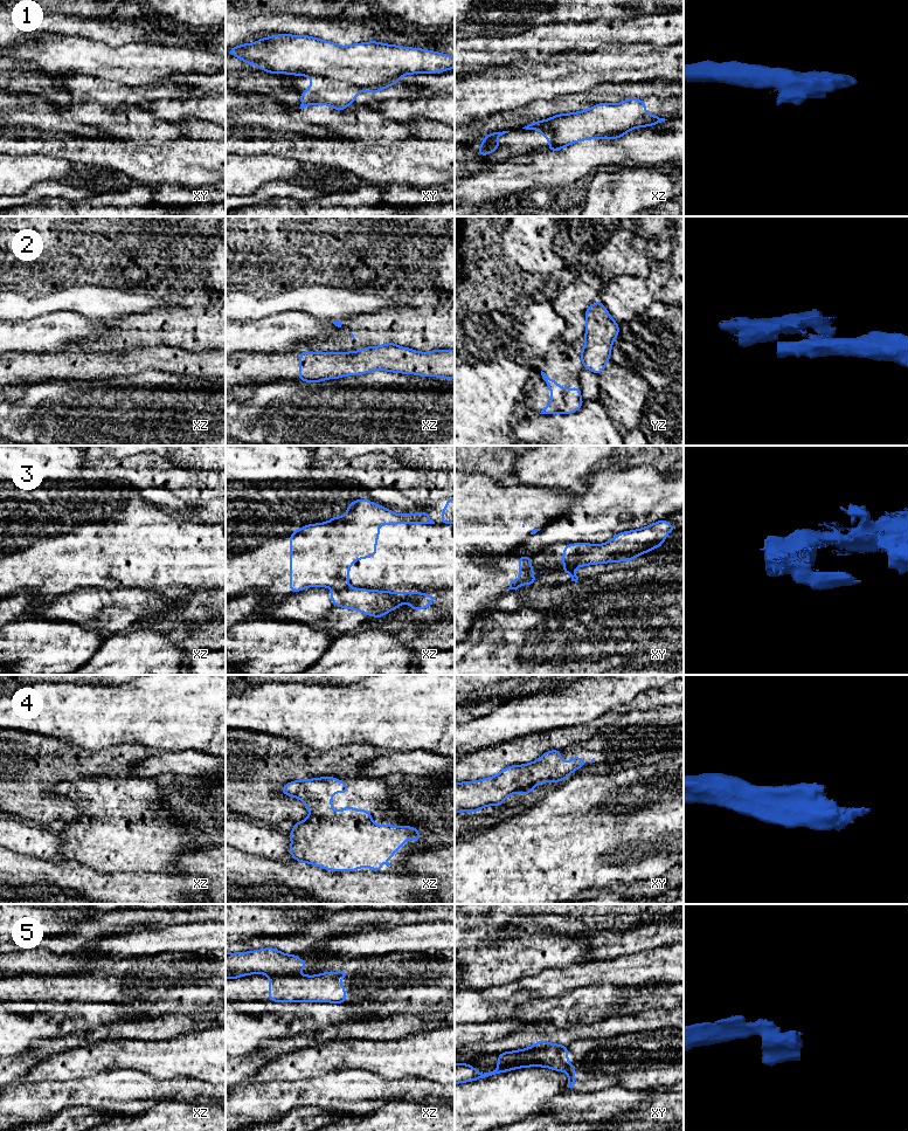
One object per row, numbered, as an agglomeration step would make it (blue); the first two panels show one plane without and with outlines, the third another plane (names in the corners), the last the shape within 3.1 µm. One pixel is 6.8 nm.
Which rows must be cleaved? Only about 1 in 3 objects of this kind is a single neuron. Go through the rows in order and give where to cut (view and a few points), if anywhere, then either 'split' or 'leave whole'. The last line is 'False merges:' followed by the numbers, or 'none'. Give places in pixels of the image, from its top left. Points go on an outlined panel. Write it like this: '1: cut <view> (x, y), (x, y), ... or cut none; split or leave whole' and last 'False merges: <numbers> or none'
1: cut xy (297, 74), (319, 74), (359, 87), (395, 83); split
2: cut yz (584, 347), (582, 364); split
3: cut xz (352, 587), (334, 590); split
4: cut none; leave whole
5: cut xz (296, 973), (269, 976); split
False merges: 1, 2, 3, 5

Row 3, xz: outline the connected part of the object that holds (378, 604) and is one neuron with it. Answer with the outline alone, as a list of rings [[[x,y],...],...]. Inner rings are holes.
[[[333,589],[330,593],[334,606],[359,611],[366,615],[382,618],[388,612],[395,611],[402,604],[408,602],[414,613],[422,608],[430,608],[437,598],[420,592],[389,592],[376,589]]]

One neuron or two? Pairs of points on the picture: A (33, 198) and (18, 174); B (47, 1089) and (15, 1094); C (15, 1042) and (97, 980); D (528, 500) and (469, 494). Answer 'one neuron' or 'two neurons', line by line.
A: two neurons
B: one neuron
C: two neurons
D: one neuron

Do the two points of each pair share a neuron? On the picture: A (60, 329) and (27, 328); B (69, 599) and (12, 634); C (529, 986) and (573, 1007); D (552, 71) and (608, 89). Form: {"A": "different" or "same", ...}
{"A": "same", "B": "different", "C": "different", "D": "different"}

